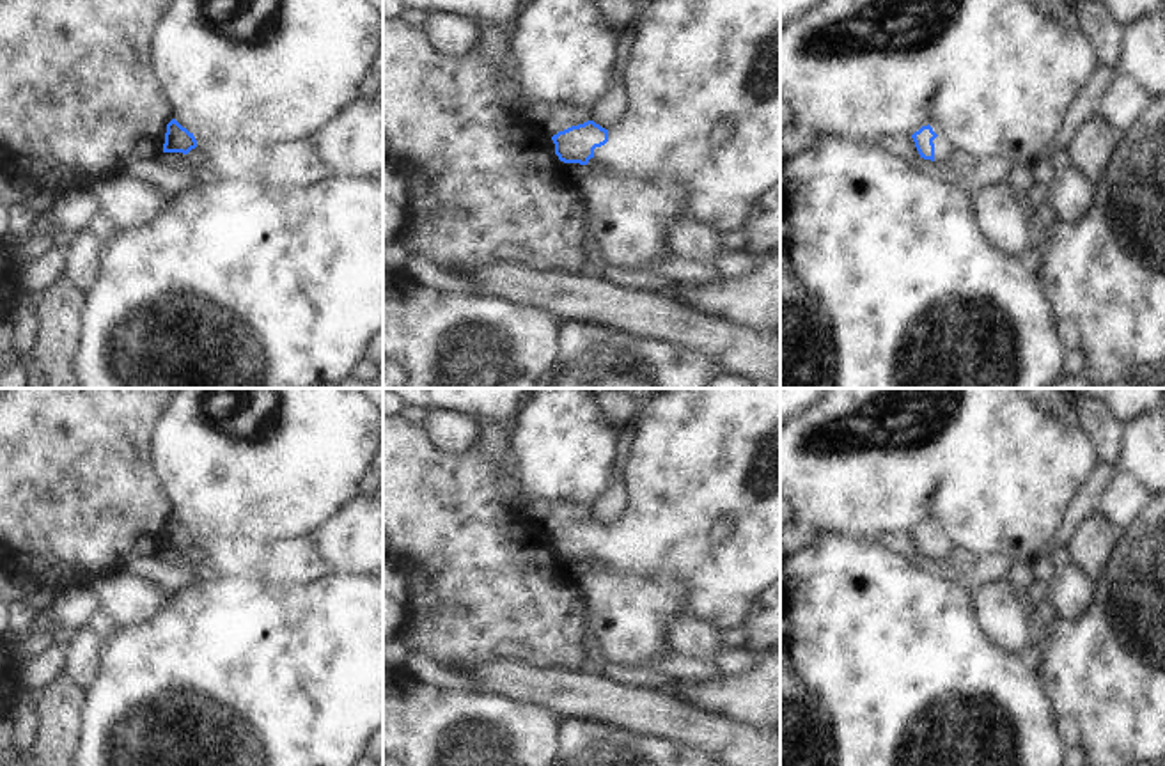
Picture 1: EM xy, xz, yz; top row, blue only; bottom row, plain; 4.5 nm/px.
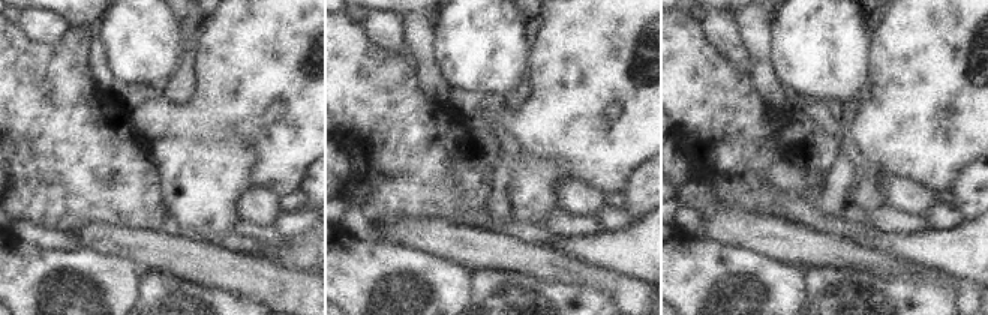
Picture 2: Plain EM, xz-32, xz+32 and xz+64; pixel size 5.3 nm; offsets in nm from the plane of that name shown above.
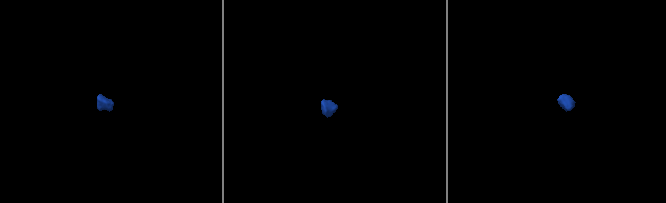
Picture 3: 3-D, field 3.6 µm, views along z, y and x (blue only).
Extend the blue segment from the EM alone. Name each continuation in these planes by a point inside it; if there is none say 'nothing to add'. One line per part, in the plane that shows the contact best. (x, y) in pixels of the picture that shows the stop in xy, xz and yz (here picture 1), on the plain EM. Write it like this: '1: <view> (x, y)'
1: xz (703, 477)

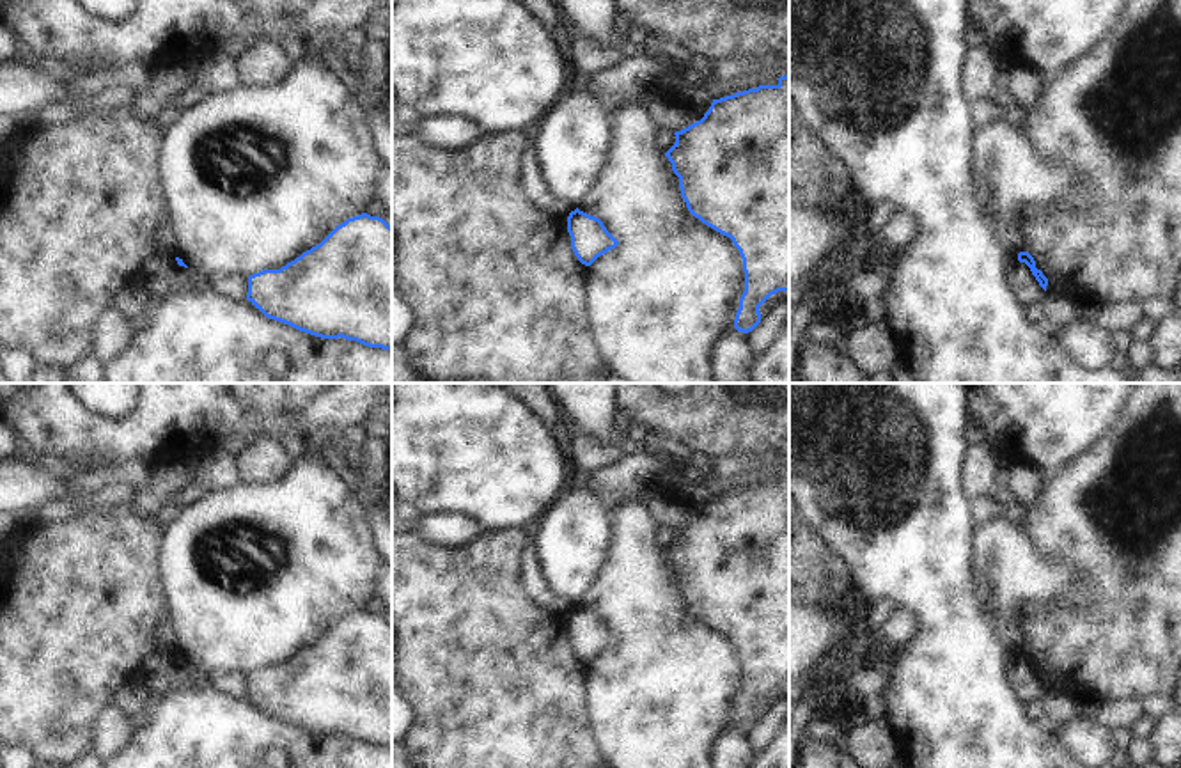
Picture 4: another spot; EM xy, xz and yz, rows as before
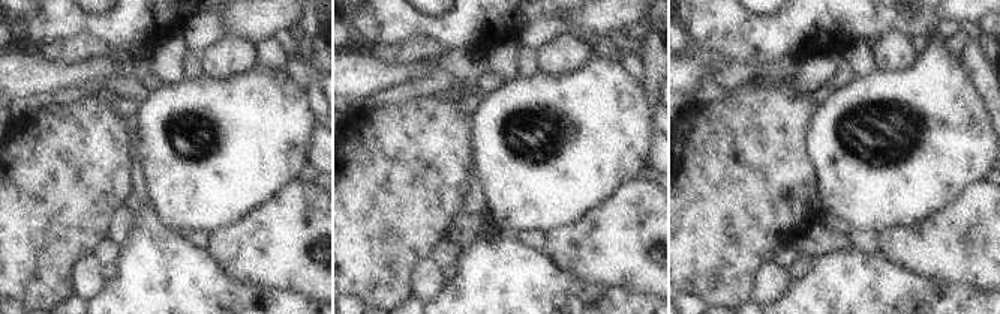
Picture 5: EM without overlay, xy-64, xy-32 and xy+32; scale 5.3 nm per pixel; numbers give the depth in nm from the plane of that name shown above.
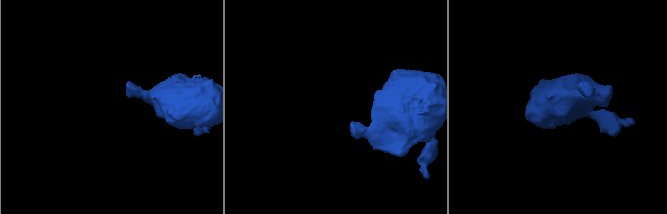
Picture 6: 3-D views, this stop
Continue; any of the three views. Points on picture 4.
nothing to add

